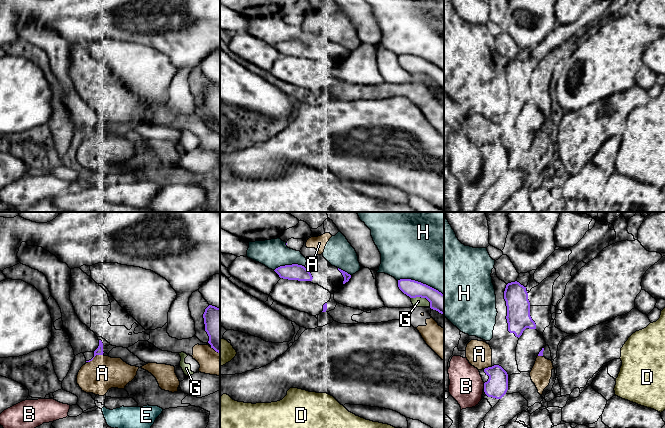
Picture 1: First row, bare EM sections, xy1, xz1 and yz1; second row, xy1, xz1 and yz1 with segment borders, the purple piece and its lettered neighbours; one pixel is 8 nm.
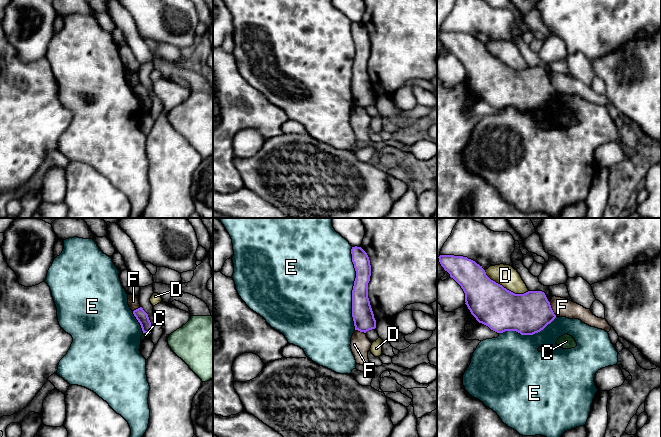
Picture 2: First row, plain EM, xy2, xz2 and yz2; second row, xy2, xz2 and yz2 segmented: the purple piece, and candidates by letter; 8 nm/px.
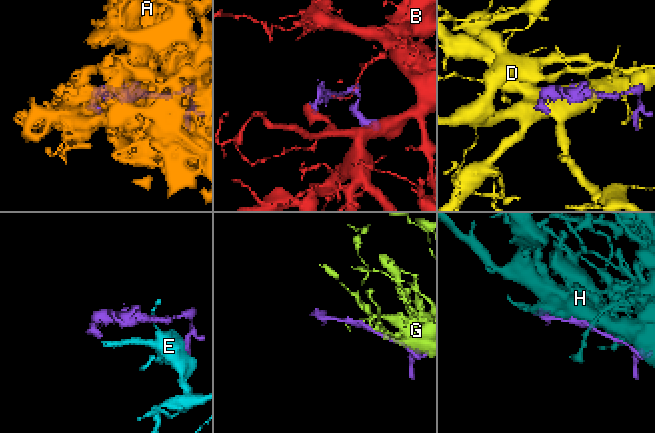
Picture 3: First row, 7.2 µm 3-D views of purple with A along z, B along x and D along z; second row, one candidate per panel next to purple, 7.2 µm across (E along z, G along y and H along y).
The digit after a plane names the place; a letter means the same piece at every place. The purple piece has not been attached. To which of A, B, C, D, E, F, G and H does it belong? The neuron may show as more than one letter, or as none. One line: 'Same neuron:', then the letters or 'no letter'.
Same neuron: A

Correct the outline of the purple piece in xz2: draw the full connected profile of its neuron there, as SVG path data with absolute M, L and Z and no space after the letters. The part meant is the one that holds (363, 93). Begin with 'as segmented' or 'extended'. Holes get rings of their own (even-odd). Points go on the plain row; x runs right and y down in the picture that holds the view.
as segmented | M352 23L351 30L356 47L352 66L352 93L355 106L366 109L376 104L376 96L368 74L371 41L367 29L361 23Z

